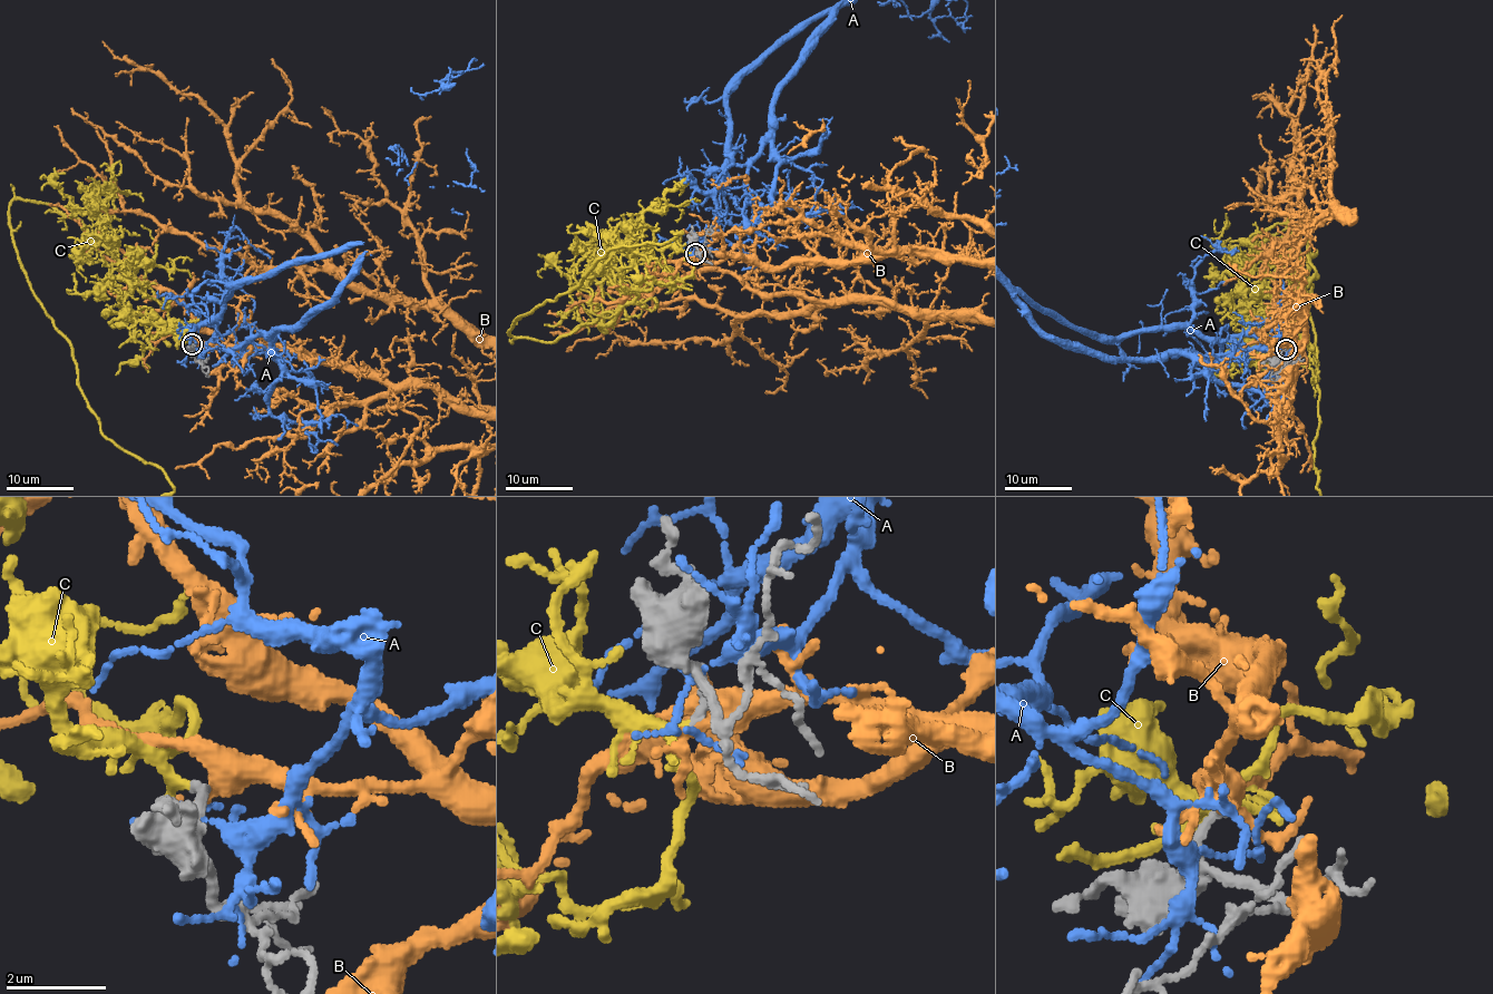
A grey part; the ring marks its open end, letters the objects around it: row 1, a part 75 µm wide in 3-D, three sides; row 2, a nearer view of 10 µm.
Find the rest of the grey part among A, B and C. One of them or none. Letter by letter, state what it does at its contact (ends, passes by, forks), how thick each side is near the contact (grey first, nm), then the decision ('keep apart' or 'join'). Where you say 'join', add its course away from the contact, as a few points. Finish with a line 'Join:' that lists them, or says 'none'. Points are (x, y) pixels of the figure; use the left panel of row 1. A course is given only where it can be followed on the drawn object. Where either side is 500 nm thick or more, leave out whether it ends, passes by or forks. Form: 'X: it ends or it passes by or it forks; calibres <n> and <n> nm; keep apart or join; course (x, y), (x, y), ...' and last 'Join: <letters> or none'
A: it passes by; calibres 280 and 190 nm; keep apart
B: it forks; calibres 180 and 380 nm; keep apart
C: it passes by; calibres 170 and 180 nm; join
Join: C

